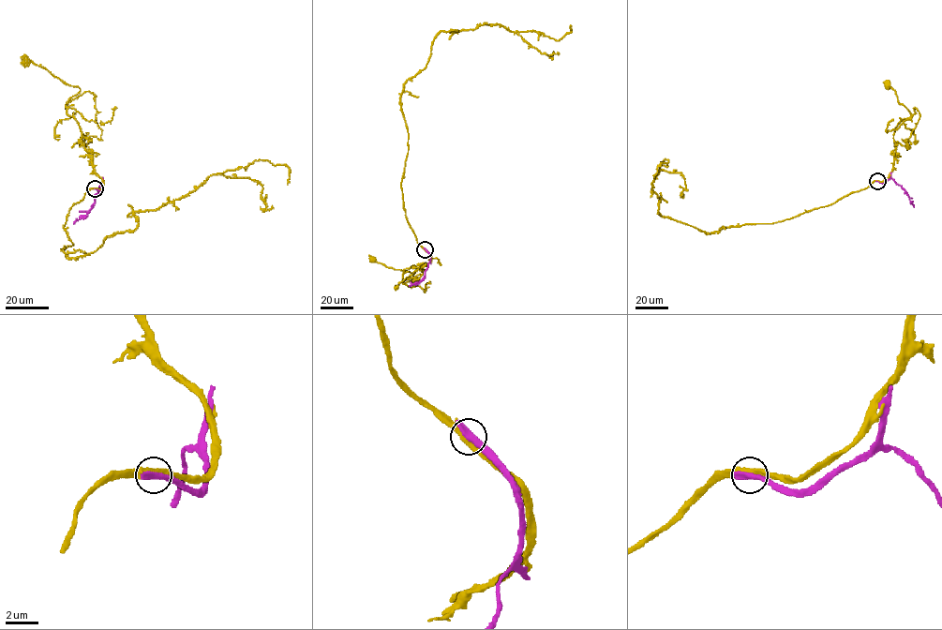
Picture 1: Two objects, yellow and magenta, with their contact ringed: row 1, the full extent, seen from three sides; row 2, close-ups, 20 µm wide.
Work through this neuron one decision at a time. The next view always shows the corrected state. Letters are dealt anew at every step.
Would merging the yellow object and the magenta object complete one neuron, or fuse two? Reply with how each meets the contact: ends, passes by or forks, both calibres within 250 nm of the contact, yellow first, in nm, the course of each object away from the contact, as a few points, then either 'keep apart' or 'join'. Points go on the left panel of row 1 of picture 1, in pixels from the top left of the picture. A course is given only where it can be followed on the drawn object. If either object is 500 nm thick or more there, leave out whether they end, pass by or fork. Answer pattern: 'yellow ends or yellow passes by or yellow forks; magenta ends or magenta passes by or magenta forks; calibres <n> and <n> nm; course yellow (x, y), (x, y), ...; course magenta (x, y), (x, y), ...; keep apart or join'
calibres 360 and 500 nm; course yellow (95, 188), (101, 189), (103, 183), (82, 142), (79, 123), (66, 108), (80, 89), (26, 60); course magenta (95, 188), (99, 191), (102, 187), (99, 186), (88, 213), (74, 223); keep apart

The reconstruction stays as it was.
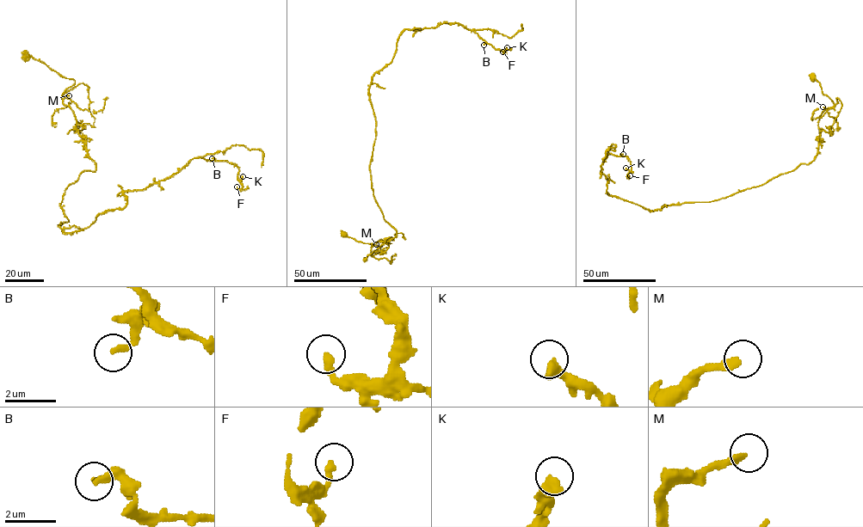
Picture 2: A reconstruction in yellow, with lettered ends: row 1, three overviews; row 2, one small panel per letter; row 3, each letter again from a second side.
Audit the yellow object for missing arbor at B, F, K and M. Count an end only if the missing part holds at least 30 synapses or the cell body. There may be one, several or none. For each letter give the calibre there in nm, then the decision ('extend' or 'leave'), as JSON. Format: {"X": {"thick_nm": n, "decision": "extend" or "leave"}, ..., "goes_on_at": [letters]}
{"B": {"thick_nm": 180, "decision": "leave"}, "F": {"thick_nm": 280, "decision": "leave"}, "K": {"thick_nm": 480, "decision": "leave"}, "M": {"thick_nm": 280, "decision": "extend"}, "goes_on_at": ["M"]}

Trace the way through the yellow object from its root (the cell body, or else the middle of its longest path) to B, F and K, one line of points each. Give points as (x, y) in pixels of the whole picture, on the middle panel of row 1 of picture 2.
B: (344, 235), (377, 245), (372, 255), (397, 235), (372, 187), (368, 91), (399, 35), (459, 23), (483, 45)
F: (344, 235), (377, 245), (372, 255), (397, 235), (372, 187), (368, 91), (399, 35), (459, 23), (502, 52)
K: (344, 235), (377, 245), (372, 255), (397, 235), (372, 187), (368, 91), (399, 35), (459, 23), (507, 47)

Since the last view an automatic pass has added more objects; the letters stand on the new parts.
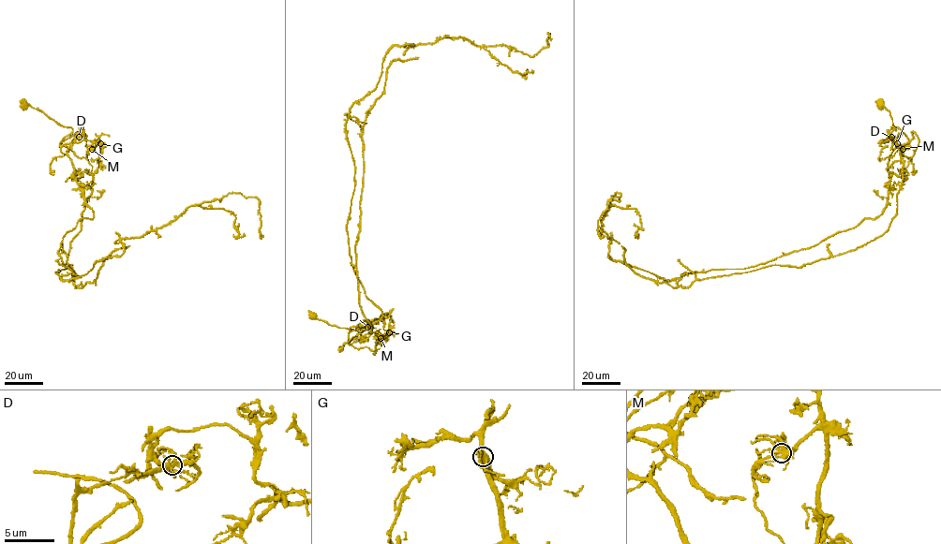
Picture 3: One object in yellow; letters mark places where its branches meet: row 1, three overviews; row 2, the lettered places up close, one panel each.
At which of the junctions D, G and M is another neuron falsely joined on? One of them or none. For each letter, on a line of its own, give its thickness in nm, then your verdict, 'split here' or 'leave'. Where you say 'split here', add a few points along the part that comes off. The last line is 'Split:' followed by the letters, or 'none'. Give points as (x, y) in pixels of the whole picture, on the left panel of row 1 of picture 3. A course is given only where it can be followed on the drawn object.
D: 380 nm thick; split here; foreign part runs (79, 137), (75, 140), (98, 139), (100, 151), (67, 257), (74, 285), (93, 282), (114, 250), (129, 245)
G: 500 nm thick; leave
M: 400 nm thick; leave
Split: D

